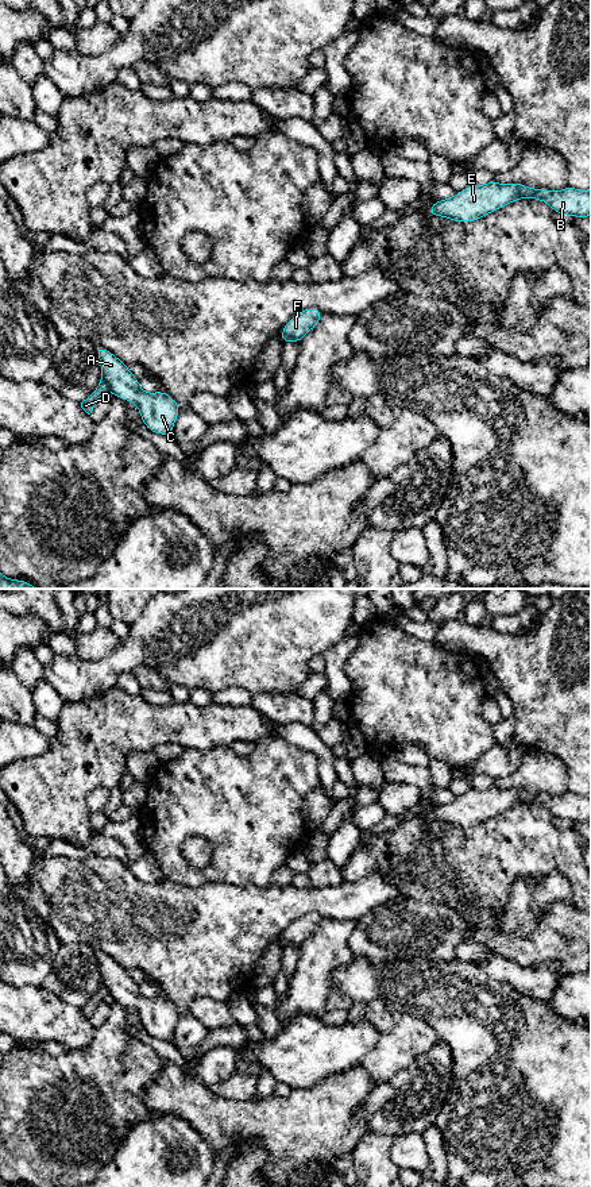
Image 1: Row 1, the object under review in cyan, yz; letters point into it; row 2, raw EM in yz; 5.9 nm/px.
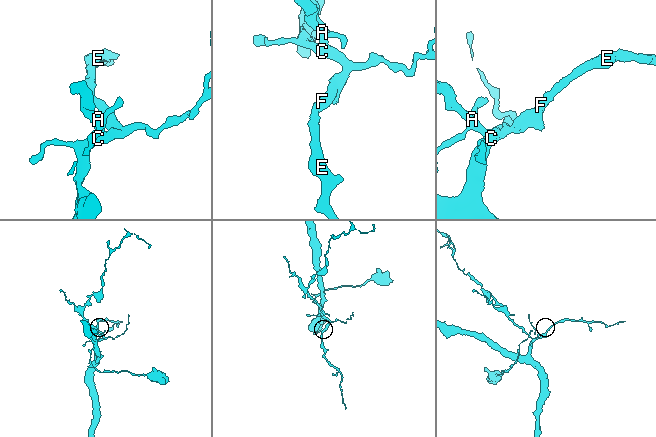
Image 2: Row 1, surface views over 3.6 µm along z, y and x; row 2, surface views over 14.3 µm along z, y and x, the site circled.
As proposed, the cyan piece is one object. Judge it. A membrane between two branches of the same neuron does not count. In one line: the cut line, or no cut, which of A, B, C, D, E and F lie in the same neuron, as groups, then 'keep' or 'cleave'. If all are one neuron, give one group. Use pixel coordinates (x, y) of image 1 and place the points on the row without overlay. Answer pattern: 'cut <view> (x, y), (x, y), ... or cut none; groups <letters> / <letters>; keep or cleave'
cut yz (103, 982), (111, 994); groups A B C E F / D; cleave

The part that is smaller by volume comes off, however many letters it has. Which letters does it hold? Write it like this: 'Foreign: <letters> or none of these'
Foreign: D

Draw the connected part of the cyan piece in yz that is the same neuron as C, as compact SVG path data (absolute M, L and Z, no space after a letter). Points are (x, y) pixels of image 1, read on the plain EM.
M97 951L101 980L111 991L113 1001L136 1009L143 1029L154 1038L170 1041L179 1018L178 1007L163 995L146 998L139 984L117 961L105 952Z

